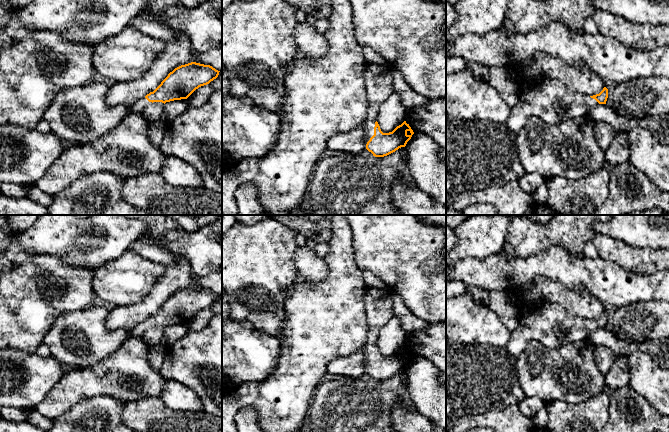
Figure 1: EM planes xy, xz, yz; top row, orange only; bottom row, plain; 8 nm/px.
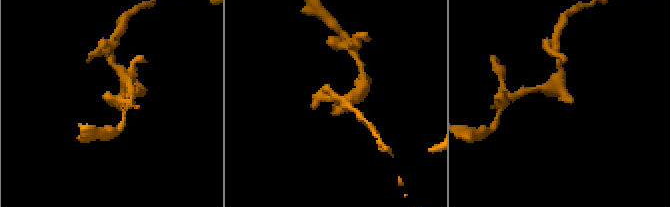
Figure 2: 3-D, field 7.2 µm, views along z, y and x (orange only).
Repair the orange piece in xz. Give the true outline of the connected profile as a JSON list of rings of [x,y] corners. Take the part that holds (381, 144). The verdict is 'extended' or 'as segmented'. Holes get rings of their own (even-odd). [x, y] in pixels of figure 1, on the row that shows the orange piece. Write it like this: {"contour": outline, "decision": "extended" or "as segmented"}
{"contour": [[[376,63],[368,64],[364,72],[364,79],[370,106],[363,123],[366,138],[365,149],[375,157],[384,157],[405,147],[414,132],[404,121],[392,132],[383,133],[376,121],[379,106],[394,92],[391,69]]], "decision": "extended"}

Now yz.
{"contour": [[[546,76],[536,88],[519,95],[506,125],[517,133],[531,116],[549,124],[561,123],[586,115],[589,108],[606,104],[607,98],[606,87],[599,94],[585,96],[570,91],[562,81]]], "decision": "extended"}

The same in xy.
{"contour": [[[191,62],[175,68],[161,84],[131,106],[130,112],[140,114],[153,102],[170,102],[187,99],[196,89],[209,84],[219,75],[210,65]]], "decision": "extended"}

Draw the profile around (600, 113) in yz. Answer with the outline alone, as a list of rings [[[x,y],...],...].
[[[598,104],[586,113],[596,123],[606,122],[618,132],[626,132],[636,127],[648,130],[662,145],[669,145],[669,113],[646,116],[642,119],[629,119],[617,113],[613,107]]]

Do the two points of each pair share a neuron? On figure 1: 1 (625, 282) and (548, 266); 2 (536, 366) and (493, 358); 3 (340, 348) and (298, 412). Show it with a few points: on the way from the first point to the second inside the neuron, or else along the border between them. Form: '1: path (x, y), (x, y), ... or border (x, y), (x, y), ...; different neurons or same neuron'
1: path (606, 281), (595, 276), (567, 269); same neuron
2: border (515, 357), (516, 378), (520, 385); different neurons
3: path (322, 359), (298, 383), (298, 394); same neuron

